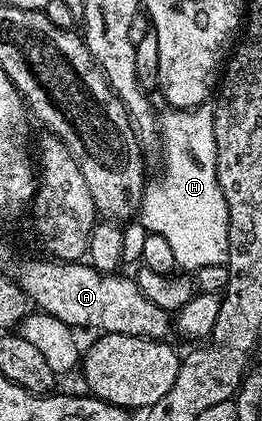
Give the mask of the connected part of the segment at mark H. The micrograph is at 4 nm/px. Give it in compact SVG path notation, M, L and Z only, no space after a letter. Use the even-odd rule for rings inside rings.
M205 104L194 110L169 109L168 115L159 119L164 175L153 190L145 189L138 211L141 225L170 244L176 265L184 272L195 272L210 264L223 266L228 260L230 212L218 184L212 112L213 107Z

